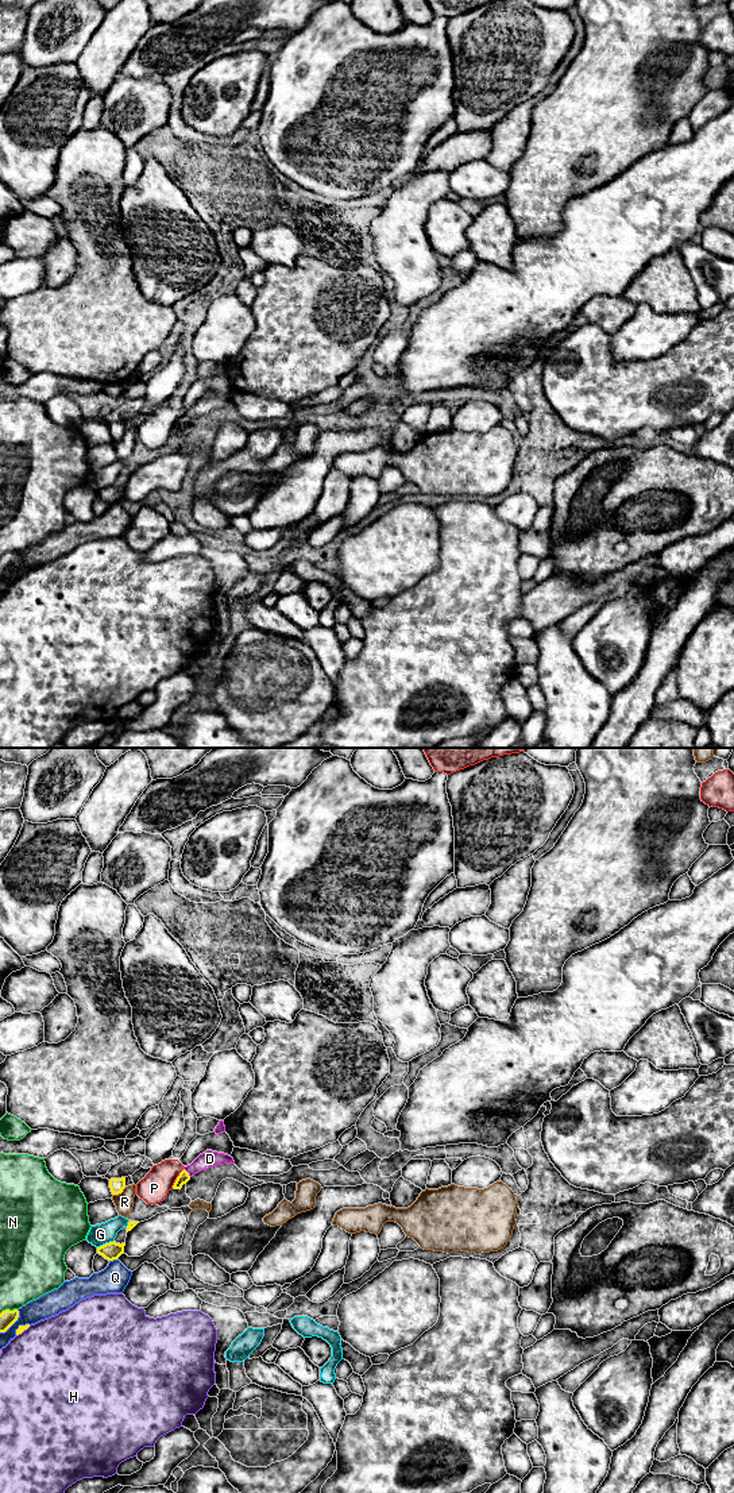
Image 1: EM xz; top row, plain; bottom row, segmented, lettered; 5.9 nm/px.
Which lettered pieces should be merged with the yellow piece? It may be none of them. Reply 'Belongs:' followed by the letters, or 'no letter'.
Belongs: D

